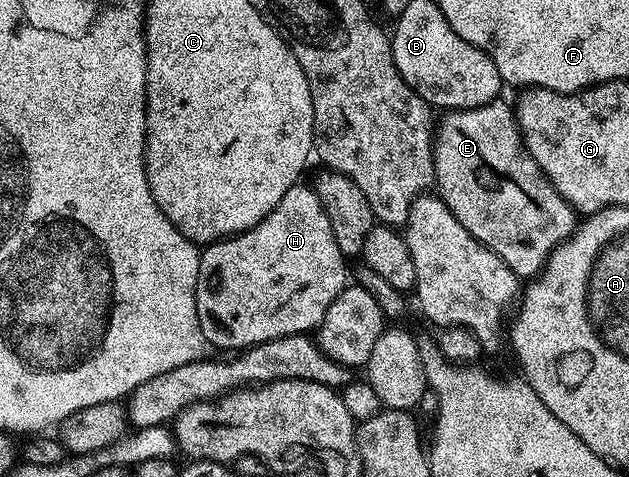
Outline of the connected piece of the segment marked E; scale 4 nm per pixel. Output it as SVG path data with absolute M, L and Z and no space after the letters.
M497 97L481 107L450 111L443 116L445 119L441 123L439 120L432 145L432 164L436 174L434 187L450 213L454 213L454 217L466 225L468 232L482 246L490 248L517 277L535 277L543 271L544 263L553 249L576 230L578 215L556 192L526 149L513 104L503 103L502 100Z

